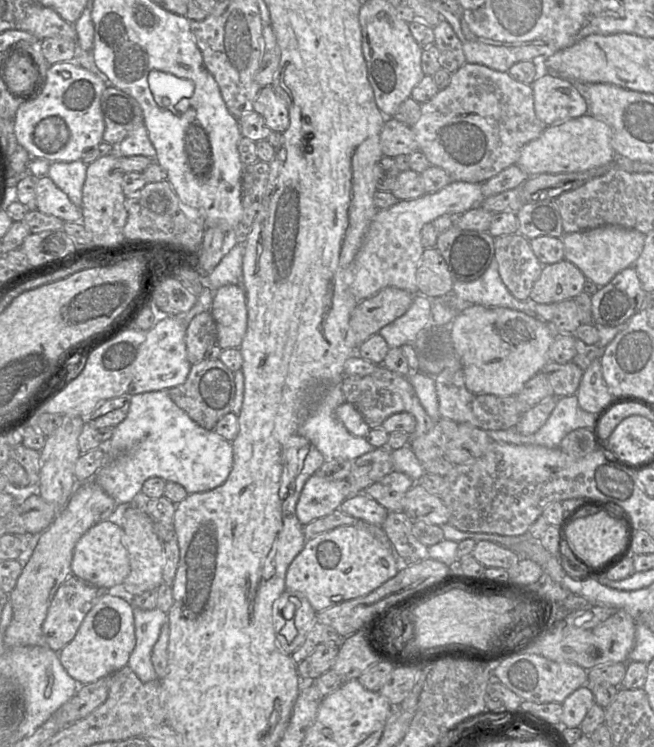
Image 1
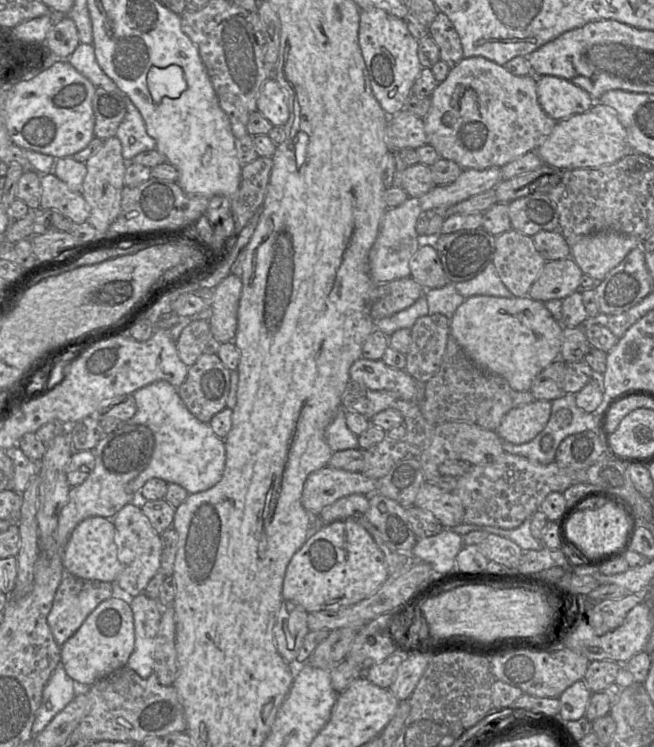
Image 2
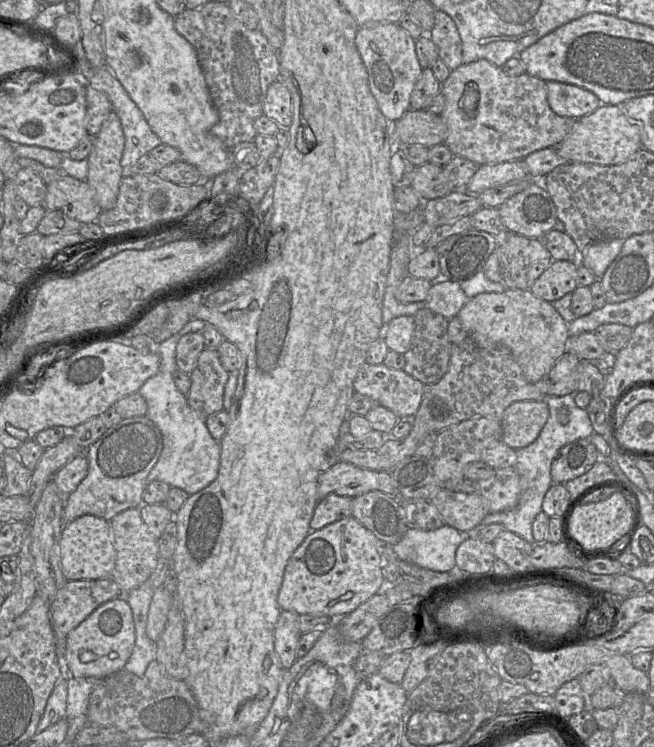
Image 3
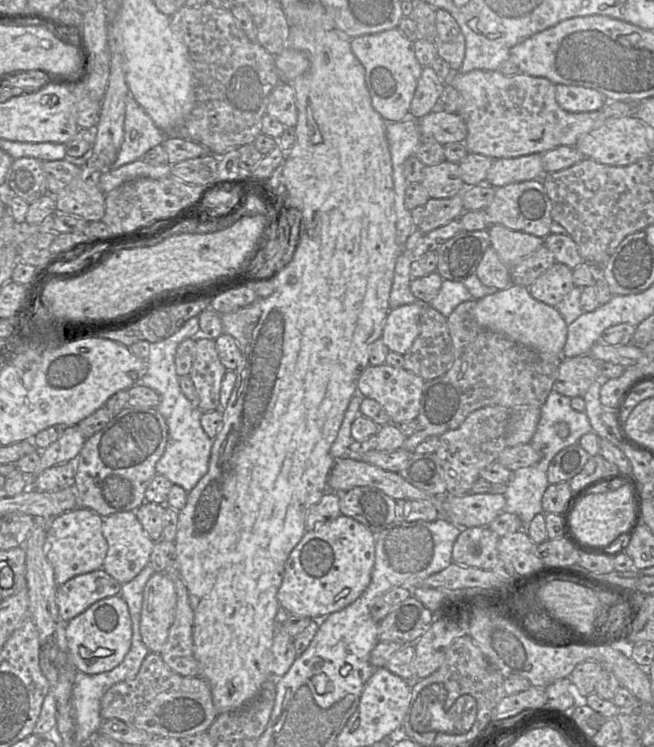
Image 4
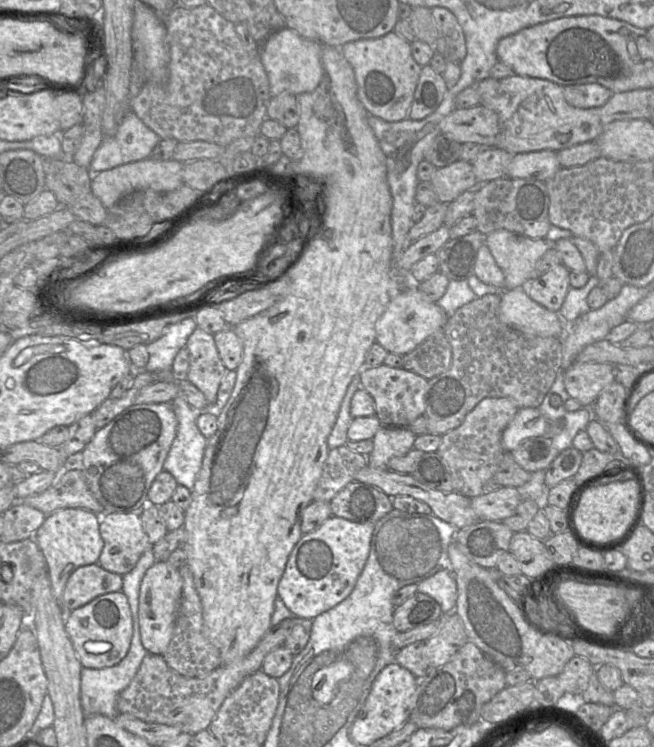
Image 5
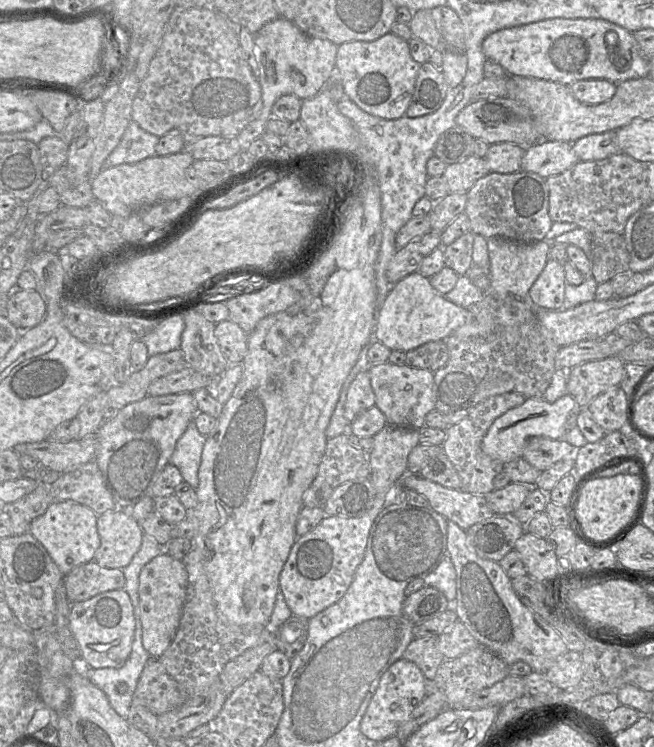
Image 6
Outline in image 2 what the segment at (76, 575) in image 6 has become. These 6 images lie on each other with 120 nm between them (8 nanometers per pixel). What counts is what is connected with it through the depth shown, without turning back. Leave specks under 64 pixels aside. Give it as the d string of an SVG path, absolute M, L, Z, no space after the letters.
M64 575L57 588L52 608L47 617L47 623L54 640L62 646L81 627L88 615L103 601L118 593L115 583L100 581L85 581L71 575Z

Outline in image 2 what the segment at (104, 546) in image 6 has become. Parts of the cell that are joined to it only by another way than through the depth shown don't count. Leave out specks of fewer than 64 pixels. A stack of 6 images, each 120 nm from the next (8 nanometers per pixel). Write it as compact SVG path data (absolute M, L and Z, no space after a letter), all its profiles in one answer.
M129 503L125 505L113 518L115 528L115 544L117 547L117 559L120 563L120 573L116 579L119 593L130 598L142 594L150 580L160 571L161 539L160 535L151 526L147 517L139 507Z

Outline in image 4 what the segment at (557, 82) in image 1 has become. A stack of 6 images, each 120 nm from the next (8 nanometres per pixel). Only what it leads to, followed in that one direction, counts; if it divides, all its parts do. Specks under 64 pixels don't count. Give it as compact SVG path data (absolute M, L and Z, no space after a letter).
M556 84L555 97L559 106L568 112L596 111L609 101L595 89L565 84Z

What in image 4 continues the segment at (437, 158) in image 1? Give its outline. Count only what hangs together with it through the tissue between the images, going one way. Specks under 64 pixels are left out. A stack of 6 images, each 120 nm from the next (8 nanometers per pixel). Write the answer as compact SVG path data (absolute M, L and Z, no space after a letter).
M474 69L466 73L453 72L449 82L461 95L458 114L467 127L464 142L468 152L482 154L494 159L518 157L532 153L543 153L558 146L575 146L578 139L600 127L611 117L634 116L638 102L608 101L601 109L591 112L568 112L556 101L555 86L545 77L531 76L519 72L504 75L497 70Z

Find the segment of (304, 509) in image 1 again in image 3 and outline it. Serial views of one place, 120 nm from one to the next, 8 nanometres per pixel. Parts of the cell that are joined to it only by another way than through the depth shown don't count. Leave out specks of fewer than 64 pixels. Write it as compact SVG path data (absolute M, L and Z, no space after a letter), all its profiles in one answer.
M337 461L318 479L318 502L330 494L355 498L370 491L397 496L390 471L373 471Z

